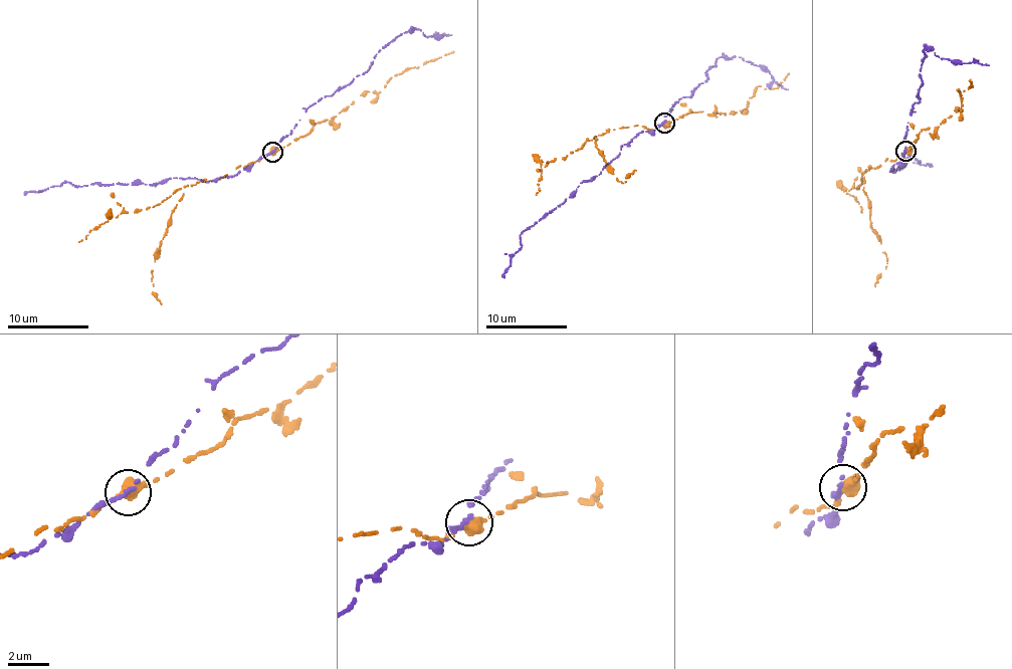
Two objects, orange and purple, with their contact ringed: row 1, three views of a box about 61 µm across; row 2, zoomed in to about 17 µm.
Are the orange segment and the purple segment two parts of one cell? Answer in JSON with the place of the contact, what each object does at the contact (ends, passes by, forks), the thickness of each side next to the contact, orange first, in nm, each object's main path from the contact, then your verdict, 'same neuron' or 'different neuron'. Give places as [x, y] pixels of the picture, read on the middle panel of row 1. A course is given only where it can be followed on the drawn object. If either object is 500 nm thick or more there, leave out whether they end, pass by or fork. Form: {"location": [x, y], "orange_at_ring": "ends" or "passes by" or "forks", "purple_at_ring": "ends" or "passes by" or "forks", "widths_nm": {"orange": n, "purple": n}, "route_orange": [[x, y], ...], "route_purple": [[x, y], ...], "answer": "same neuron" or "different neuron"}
{"location": [664, 123], "widths_nm": {"orange": 550, "purple": 280}, "route_orange": [[663, 124], [654, 130], [635, 125], [620, 128], [595, 136], [565, 157], [542, 161], [541, 191], [536, 195]], "route_purple": [[663, 124], [623, 144], [620, 154], [599, 175], [583, 181], [561, 205], [521, 233], [522, 245], [504, 278]], "answer": "different neuron"}

